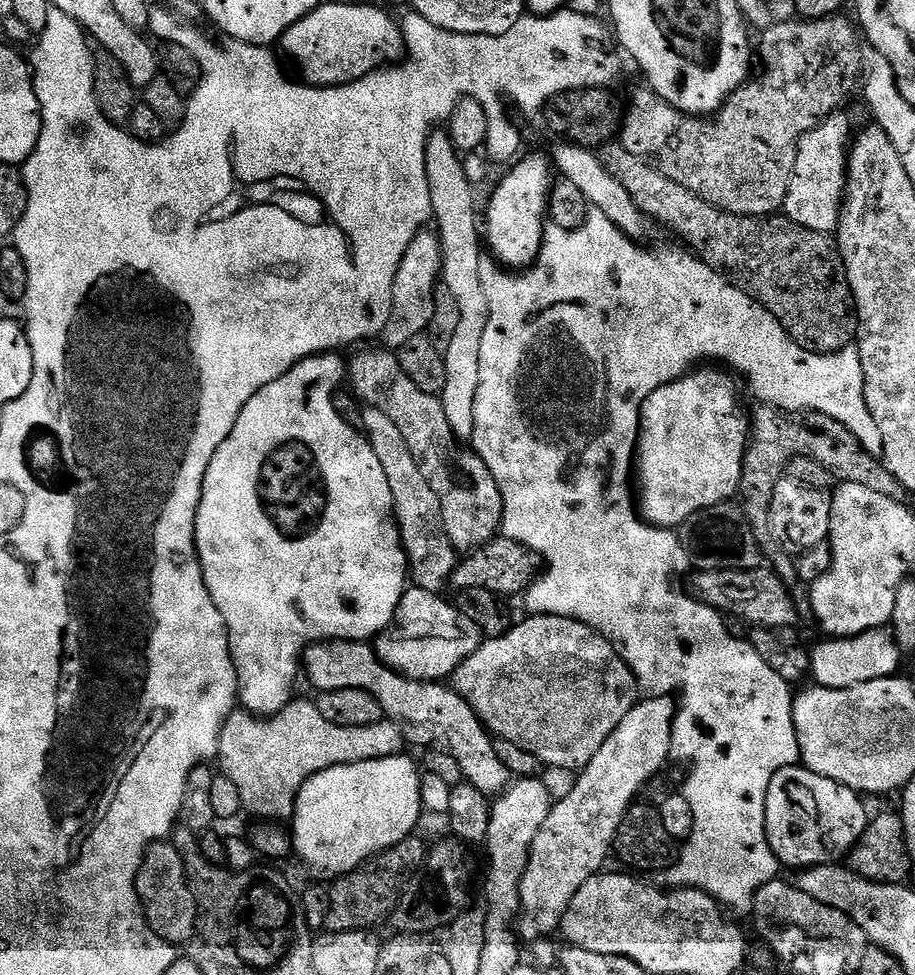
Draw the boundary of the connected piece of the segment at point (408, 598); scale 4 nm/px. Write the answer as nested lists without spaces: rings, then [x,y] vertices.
[[[415,586],[409,587],[404,596],[398,602],[396,613],[392,621],[387,624],[375,637],[374,651],[378,659],[384,663],[387,668],[400,673],[401,676],[407,676],[409,680],[423,680],[425,682],[440,682],[452,671],[459,669],[464,660],[471,652],[476,651],[482,643],[482,633],[474,622],[470,622],[464,615],[457,610],[455,603],[443,600],[443,595],[427,592]]]

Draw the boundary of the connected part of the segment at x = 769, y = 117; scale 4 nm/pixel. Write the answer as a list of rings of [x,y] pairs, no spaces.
[[[844,14],[834,16],[823,16],[817,20],[805,20],[803,18],[795,18],[796,20],[784,20],[773,22],[763,29],[764,36],[758,40],[758,60],[764,64],[768,64],[764,68],[764,73],[760,77],[749,79],[748,83],[743,84],[741,88],[729,96],[727,102],[723,104],[720,111],[707,116],[692,116],[688,112],[679,112],[674,106],[670,106],[661,96],[656,95],[651,88],[641,86],[632,92],[628,104],[626,100],[626,111],[622,116],[622,123],[618,133],[618,142],[626,150],[630,150],[630,154],[634,154],[634,158],[642,158],[650,166],[654,166],[663,176],[670,178],[670,182],[678,182],[678,186],[686,186],[686,190],[694,190],[694,194],[698,194],[706,202],[710,202],[716,208],[721,208],[723,212],[733,212],[739,216],[771,216],[779,213],[784,206],[784,199],[788,193],[790,186],[790,178],[794,174],[794,162],[798,154],[798,142],[810,130],[814,130],[814,126],[818,126],[827,116],[832,115],[841,107],[840,104],[852,92],[852,87],[857,87],[858,81],[862,76],[864,68],[865,49],[860,48],[860,40],[862,44],[862,36],[858,31],[857,25],[852,24],[844,17]]]

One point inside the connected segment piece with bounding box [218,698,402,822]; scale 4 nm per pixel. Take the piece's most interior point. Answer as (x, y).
(269, 759)

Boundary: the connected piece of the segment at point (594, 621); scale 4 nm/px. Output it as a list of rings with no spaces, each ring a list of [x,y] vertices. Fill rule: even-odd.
[[[599,210],[589,211],[586,222],[578,230],[562,230],[562,226],[557,224],[549,223],[544,230],[544,241],[540,247],[540,256],[536,259],[536,263],[531,265],[527,270],[521,271],[519,274],[509,274],[507,271],[501,270],[498,267],[497,261],[492,258],[481,259],[480,262],[480,275],[484,277],[484,294],[486,296],[486,302],[488,303],[488,321],[486,322],[486,328],[482,334],[482,351],[478,354],[478,394],[474,398],[474,430],[472,431],[470,437],[471,447],[474,449],[476,455],[480,456],[485,462],[486,466],[492,472],[492,477],[496,479],[496,484],[500,488],[500,493],[502,494],[502,502],[504,503],[504,510],[500,514],[500,528],[502,529],[503,535],[509,540],[514,540],[516,543],[523,546],[523,548],[528,549],[529,552],[535,554],[537,557],[544,556],[544,560],[548,563],[548,569],[544,572],[544,577],[533,579],[532,583],[528,585],[526,591],[523,593],[522,599],[524,599],[524,604],[529,609],[529,613],[538,616],[565,616],[571,620],[581,620],[586,626],[590,626],[595,630],[600,636],[606,637],[610,643],[615,646],[616,653],[618,653],[624,660],[625,664],[628,665],[628,669],[636,675],[636,686],[637,689],[643,690],[645,688],[645,693],[654,696],[663,696],[665,694],[674,694],[675,699],[678,701],[678,707],[676,710],[676,717],[672,723],[672,755],[671,759],[675,760],[685,760],[689,764],[688,777],[684,780],[684,788],[682,788],[682,794],[686,798],[686,802],[690,802],[690,806],[694,806],[694,830],[690,834],[688,840],[683,841],[682,847],[678,852],[678,859],[667,872],[663,873],[662,880],[669,889],[673,888],[697,888],[699,892],[704,892],[707,896],[712,896],[720,903],[725,909],[731,910],[733,908],[736,912],[745,912],[745,914],[751,913],[753,900],[758,894],[758,890],[762,890],[762,886],[766,886],[766,882],[777,879],[781,875],[782,865],[780,859],[774,854],[774,850],[770,846],[768,841],[768,835],[766,834],[766,794],[768,793],[768,787],[770,782],[774,778],[774,774],[778,770],[783,768],[794,768],[801,763],[800,758],[800,747],[798,746],[798,738],[796,737],[796,731],[794,730],[794,718],[792,717],[792,701],[794,699],[794,692],[791,692],[789,681],[784,680],[778,675],[774,670],[770,670],[770,666],[766,666],[766,662],[762,662],[762,656],[758,654],[758,650],[754,650],[751,643],[747,639],[739,640],[736,636],[731,636],[728,633],[728,628],[724,623],[726,623],[725,617],[721,613],[717,612],[716,609],[711,608],[708,604],[703,604],[702,601],[697,600],[695,596],[689,594],[687,591],[679,592],[676,589],[676,584],[672,579],[676,576],[676,571],[679,570],[683,564],[686,564],[686,553],[684,547],[680,545],[679,535],[673,529],[670,528],[657,528],[656,525],[645,522],[642,519],[641,513],[638,511],[637,505],[628,497],[628,480],[630,484],[630,477],[634,472],[634,457],[636,455],[636,446],[638,443],[638,433],[640,431],[640,411],[642,406],[646,402],[646,398],[650,398],[650,394],[654,394],[654,390],[658,390],[664,384],[669,384],[672,380],[678,380],[681,376],[685,375],[700,359],[708,360],[704,362],[719,362],[721,365],[727,366],[737,377],[745,376],[748,379],[748,388],[757,396],[757,401],[760,404],[772,404],[775,408],[781,408],[787,412],[821,412],[826,414],[830,418],[834,418],[838,422],[842,422],[842,426],[846,426],[846,430],[850,430],[858,438],[858,442],[865,448],[871,456],[880,458],[883,457],[884,451],[882,450],[882,430],[878,430],[878,426],[874,426],[874,418],[870,414],[870,410],[866,406],[866,398],[864,397],[864,375],[862,374],[862,362],[860,361],[860,353],[856,351],[855,347],[849,346],[847,348],[842,348],[838,352],[831,354],[821,354],[818,352],[807,352],[802,346],[798,346],[795,342],[788,337],[788,331],[783,328],[780,323],[774,318],[774,314],[770,314],[766,309],[762,307],[758,302],[754,302],[750,299],[746,293],[741,290],[741,288],[736,288],[733,286],[729,280],[724,279],[720,273],[715,272],[710,266],[706,266],[700,261],[699,256],[693,254],[691,251],[685,250],[683,247],[680,248],[639,248],[637,241],[631,236],[627,236],[624,231],[618,226],[614,226],[614,222],[610,222],[610,218],[606,214],[600,212]]]

